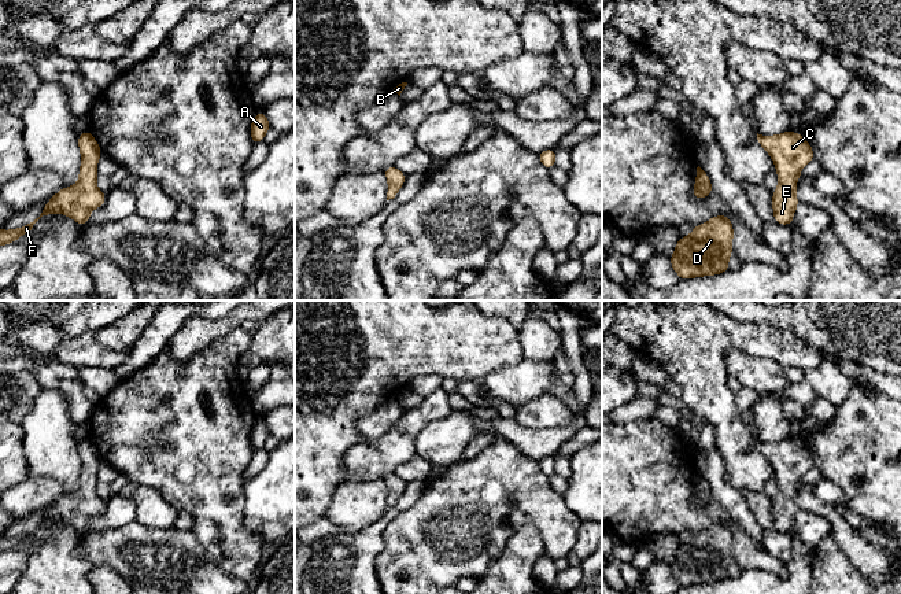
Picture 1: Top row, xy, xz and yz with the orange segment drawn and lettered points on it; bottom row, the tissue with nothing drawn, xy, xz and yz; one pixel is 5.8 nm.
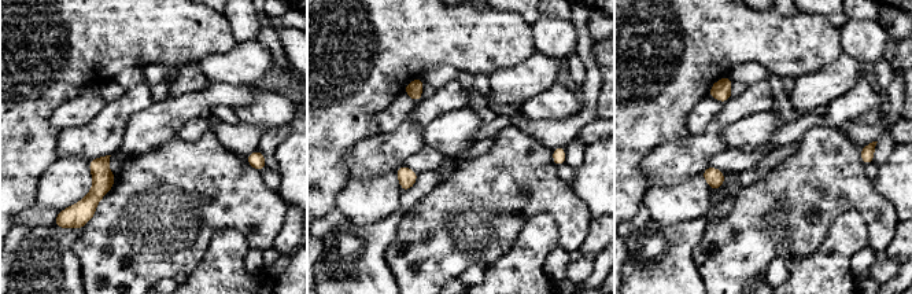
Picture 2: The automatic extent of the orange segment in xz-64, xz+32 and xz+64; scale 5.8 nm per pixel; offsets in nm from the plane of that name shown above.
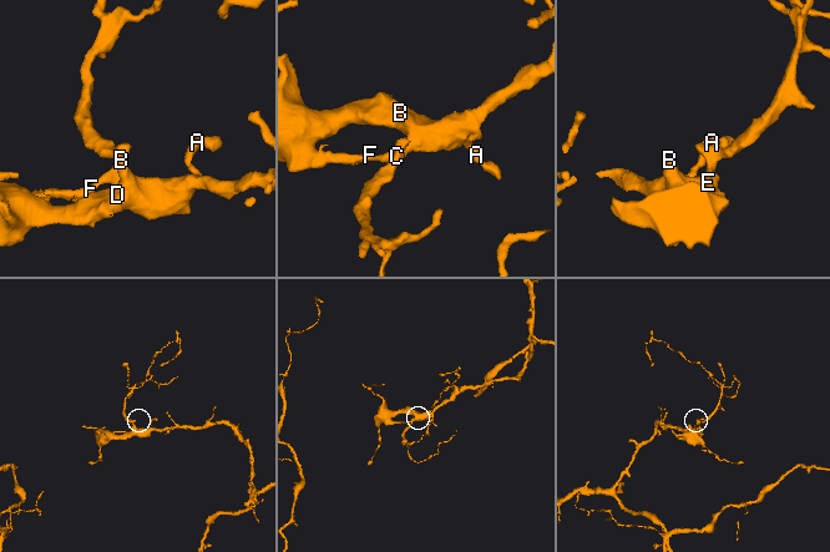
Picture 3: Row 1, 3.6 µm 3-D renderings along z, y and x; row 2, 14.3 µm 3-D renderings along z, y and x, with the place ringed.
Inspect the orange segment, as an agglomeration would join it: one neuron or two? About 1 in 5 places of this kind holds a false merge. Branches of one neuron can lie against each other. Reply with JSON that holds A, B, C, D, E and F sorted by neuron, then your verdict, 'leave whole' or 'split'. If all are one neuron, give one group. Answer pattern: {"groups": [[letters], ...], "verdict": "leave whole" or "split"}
{"groups": [["A", "B", "C", "D", "E", "F"]], "verdict": "leave whole"}

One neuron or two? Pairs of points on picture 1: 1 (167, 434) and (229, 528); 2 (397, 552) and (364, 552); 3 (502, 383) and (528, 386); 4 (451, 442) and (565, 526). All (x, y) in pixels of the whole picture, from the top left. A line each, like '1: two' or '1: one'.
1: one
2: two
3: one
4: two

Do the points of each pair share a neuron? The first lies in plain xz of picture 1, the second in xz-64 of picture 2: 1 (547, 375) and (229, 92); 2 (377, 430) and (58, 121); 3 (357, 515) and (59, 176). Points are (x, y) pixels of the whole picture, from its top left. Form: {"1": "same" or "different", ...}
{"1": "different", "2": "same", "3": "same"}

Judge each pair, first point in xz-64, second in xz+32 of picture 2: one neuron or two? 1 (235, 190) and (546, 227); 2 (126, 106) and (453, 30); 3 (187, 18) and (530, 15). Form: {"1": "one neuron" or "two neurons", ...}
{"1": "two neurons", "2": "two neurons", "3": "two neurons"}

